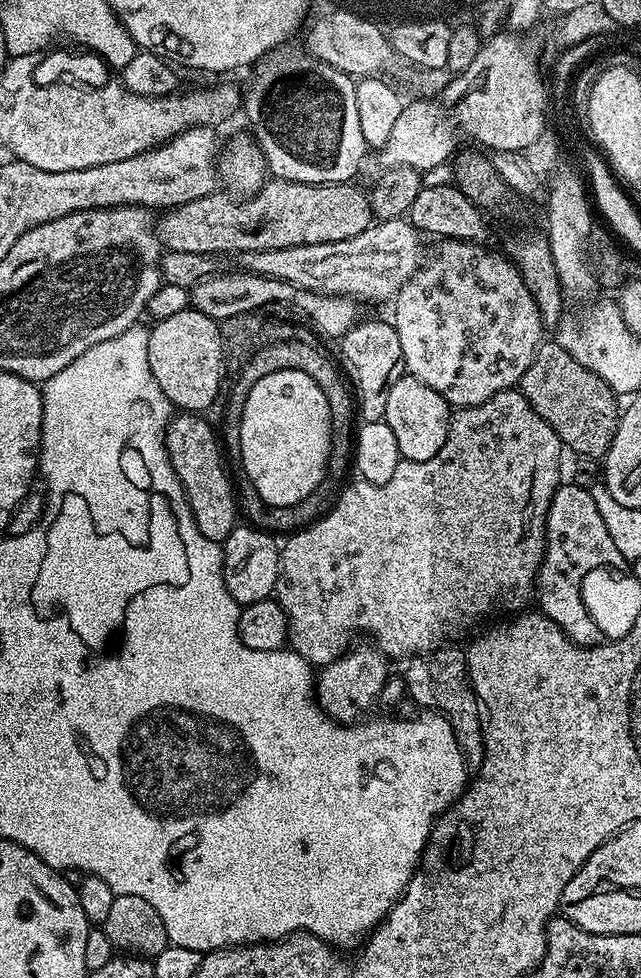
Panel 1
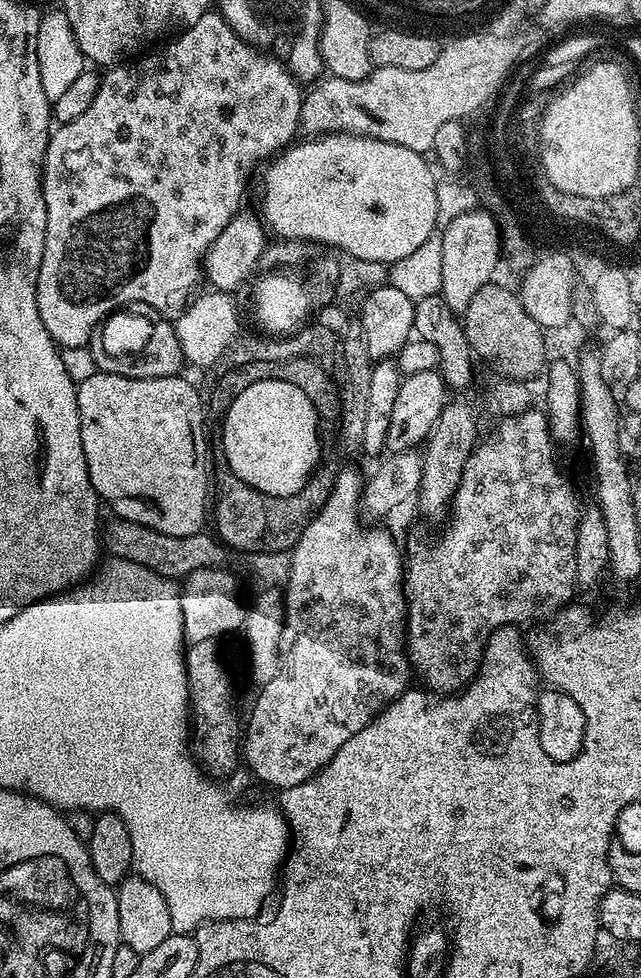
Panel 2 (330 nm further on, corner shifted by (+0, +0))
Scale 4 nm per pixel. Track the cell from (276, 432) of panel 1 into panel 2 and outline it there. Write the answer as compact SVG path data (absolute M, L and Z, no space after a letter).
M254 382L242 390L223 418L222 433L230 470L244 483L270 495L288 496L302 490L318 464L318 421L314 406L289 382Z

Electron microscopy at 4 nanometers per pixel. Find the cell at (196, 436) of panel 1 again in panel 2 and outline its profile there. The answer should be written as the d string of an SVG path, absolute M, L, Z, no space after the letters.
M98 370L90 378L79 381L76 386L78 398L78 414L82 426L82 450L86 454L86 470L90 482L94 486L97 496L105 505L108 504L116 511L115 515L121 520L140 523L142 526L152 527L166 535L194 535L205 526L204 511L209 511L208 488L210 492L210 461L208 452L208 440L206 433L206 417L204 415L204 401L199 387L195 388L188 380L183 380L183 375L167 376L166 378L130 378L119 376L109 372Z

